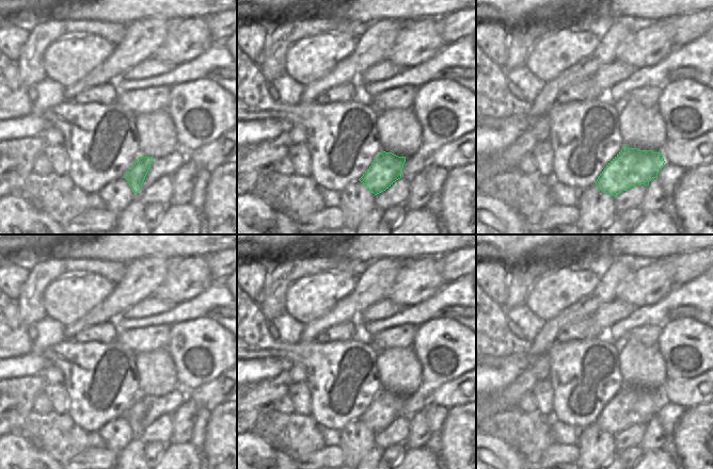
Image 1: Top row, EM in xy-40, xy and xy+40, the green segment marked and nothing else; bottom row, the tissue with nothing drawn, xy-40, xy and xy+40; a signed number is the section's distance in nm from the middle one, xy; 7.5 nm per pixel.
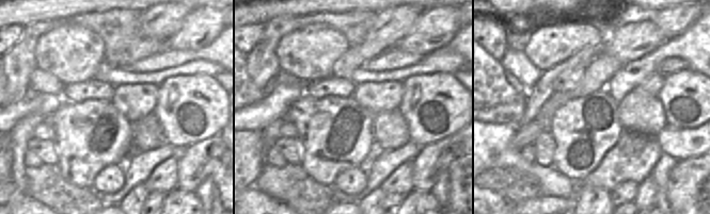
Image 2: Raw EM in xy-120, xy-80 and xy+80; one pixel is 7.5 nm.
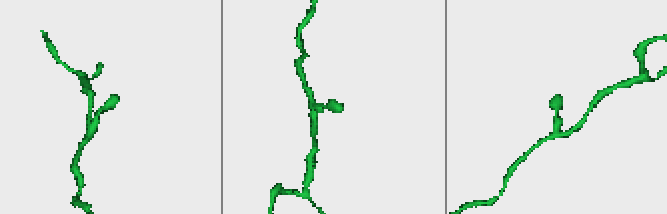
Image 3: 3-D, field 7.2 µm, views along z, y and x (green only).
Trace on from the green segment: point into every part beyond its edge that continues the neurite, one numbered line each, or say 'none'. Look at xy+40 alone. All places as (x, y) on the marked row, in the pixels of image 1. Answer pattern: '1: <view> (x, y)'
none

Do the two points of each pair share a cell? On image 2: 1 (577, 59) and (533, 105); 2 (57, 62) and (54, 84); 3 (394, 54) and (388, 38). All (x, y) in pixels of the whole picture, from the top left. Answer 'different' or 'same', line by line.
1: same
2: different
3: different

